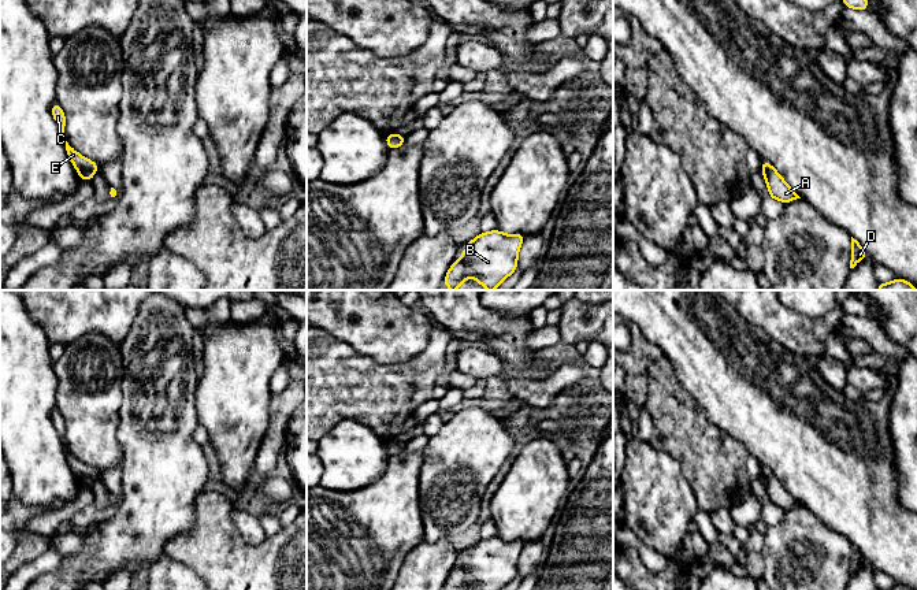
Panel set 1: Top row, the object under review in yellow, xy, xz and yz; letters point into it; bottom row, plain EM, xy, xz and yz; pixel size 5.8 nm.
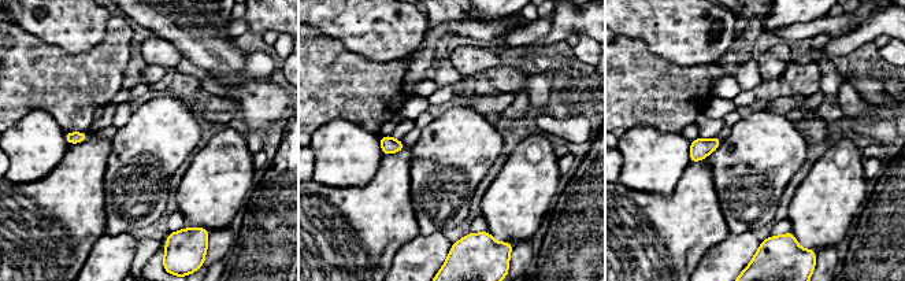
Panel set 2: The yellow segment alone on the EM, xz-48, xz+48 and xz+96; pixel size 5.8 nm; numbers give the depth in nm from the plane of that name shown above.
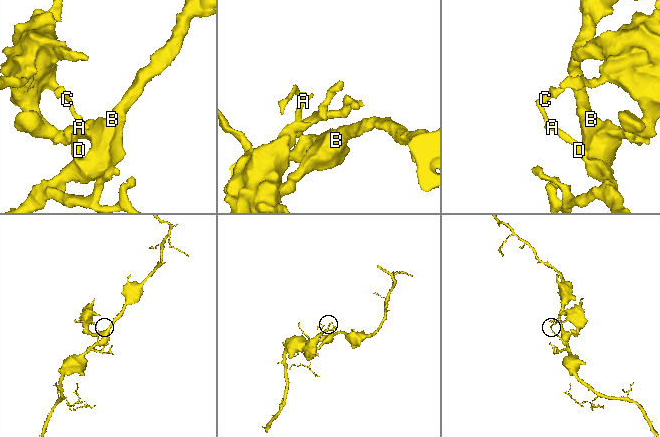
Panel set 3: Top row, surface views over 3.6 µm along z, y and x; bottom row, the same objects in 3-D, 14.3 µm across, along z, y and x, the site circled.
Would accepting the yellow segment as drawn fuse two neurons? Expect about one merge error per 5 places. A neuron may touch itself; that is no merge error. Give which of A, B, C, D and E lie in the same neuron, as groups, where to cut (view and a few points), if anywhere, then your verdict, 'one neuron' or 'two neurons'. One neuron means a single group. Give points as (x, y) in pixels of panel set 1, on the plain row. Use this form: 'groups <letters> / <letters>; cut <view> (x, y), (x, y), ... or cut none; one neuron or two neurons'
groups A B D / C E; cut xy (78, 478), (88, 477), (93, 479); two neurons

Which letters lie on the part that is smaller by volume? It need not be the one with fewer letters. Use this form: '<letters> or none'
C, E

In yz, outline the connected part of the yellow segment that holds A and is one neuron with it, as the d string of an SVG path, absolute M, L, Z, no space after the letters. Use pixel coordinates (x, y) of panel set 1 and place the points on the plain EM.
M771 475L766 479L762 479L766 493L769 497L769 505L780 506L783 511L787 511L792 506L801 505L782 485L782 482Z

